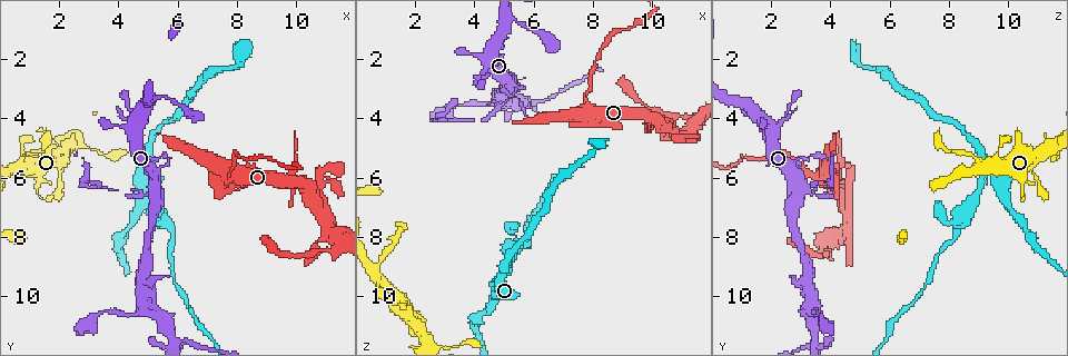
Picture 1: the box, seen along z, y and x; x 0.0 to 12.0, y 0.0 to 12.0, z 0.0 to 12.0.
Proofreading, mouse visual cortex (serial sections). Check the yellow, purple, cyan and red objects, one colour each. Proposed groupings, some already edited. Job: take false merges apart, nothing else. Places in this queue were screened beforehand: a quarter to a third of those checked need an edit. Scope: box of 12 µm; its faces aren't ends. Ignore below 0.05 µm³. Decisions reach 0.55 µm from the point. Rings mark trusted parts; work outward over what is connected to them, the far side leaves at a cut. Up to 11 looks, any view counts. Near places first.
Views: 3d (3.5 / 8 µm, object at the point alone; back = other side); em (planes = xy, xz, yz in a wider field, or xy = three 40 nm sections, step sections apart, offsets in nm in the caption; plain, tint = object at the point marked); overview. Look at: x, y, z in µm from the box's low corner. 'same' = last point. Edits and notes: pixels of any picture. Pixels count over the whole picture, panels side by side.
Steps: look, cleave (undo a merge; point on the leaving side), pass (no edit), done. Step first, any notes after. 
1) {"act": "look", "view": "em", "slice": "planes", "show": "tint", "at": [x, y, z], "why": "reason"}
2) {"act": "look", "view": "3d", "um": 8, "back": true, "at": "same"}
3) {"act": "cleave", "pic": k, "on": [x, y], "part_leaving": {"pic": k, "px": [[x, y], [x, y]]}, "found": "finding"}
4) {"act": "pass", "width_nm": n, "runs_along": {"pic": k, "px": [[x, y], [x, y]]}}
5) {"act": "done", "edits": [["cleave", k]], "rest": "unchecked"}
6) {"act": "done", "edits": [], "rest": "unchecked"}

{"act": "look", "view": "3d", "um": 3.5, "at": [5.2, 6.4, 2.9], "why": "arms part here"}

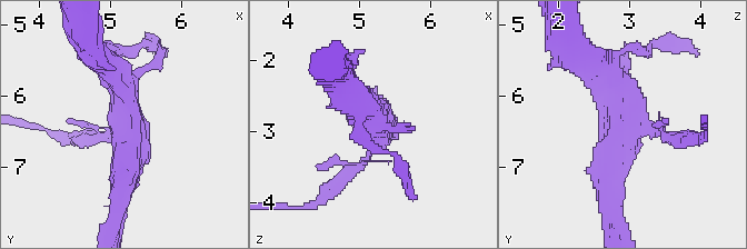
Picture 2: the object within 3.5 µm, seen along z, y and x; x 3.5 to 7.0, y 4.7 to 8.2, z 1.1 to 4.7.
{"act": "look", "view": "em", "slice": "xy", "step": 3, "show": "tint", "at": [5.25, 6.40, 2.90], "why": "shape alone is not enough"}

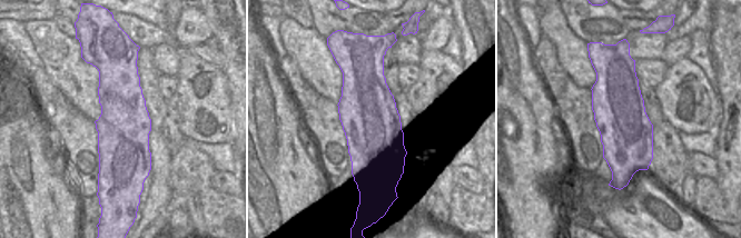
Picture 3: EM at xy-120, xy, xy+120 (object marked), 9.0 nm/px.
{"act": "cleave", "pic": 2, "on": [339, 177], "part_leaving": {"pic": 2, "px": [[645, 128], [670, 138], [705, 131]]}, "found": "a second cell is stuck on"}

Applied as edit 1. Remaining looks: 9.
{"act": "look", "view": "overview"}

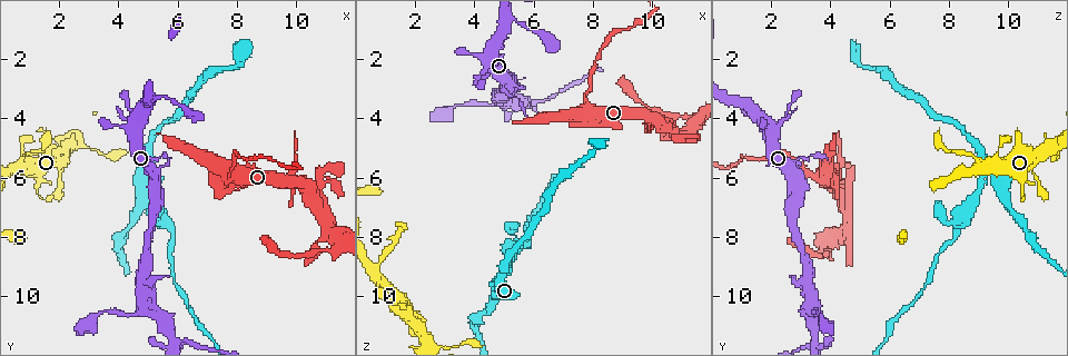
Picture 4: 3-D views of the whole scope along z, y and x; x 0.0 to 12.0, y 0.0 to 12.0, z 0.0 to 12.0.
{"act": "look", "view": "3d", "um": 3.5, "at": [7.8, 6.0, 3.5]}

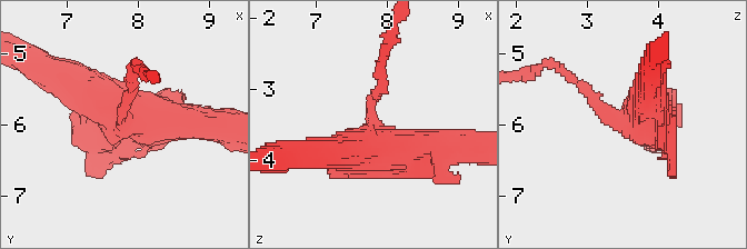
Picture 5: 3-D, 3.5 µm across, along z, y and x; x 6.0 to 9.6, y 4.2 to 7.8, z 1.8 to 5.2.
{"act": "look", "view": "em", "slice": "xy", "step": 3, "show": "plain", "at": [7.80, 6.00, 3.35], "arms": 4, "arm_widths_nm": [150, 400, 600, 600]}

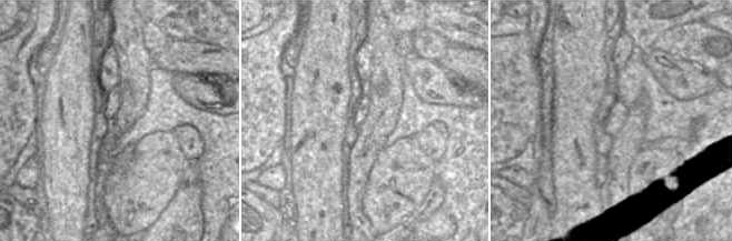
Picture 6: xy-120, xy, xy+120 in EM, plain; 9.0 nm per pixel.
{"act": "look", "view": "em", "slice": "xy", "step": 3, "show": "tint", "at": "same"}

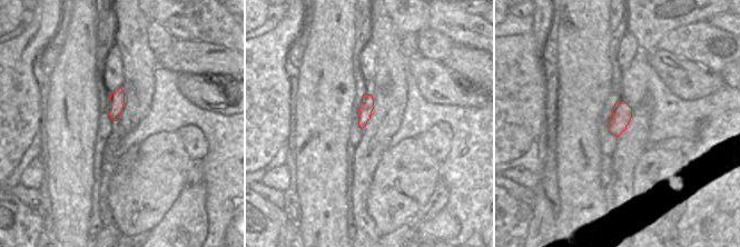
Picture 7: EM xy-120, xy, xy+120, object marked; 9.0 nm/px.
{"act": "cleave", "pic": 5, "on": [96, 163], "part_leaving": {"pic": 5, "px": [[628, 126], [548, 65]]}, "found": "a second cell is stuck on"}

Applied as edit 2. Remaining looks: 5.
{"act": "look", "view": "overview", "why": "see it whole again"}

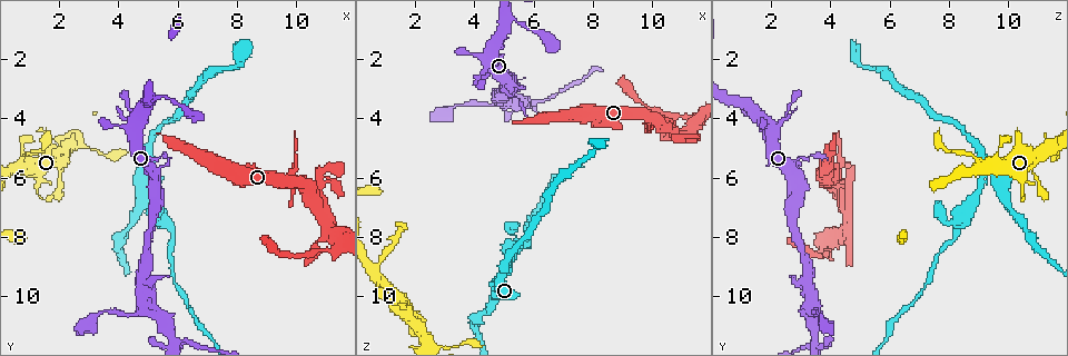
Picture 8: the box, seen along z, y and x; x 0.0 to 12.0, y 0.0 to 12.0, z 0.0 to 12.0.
{"act": "look", "view": "3d", "um": 3.5, "at": [11.4, 7.9, 4.3], "why": "two arms at a narrow angle"}

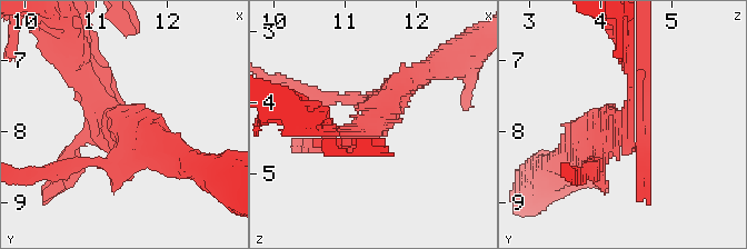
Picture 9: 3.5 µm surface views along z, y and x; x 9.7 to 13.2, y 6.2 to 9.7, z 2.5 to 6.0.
{"act": "pass", "runs_along": {"pic": 9, "px": [[628, 62], [628, 107], [596, 161]]}, "found": "all the same cell"}

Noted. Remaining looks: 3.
{"act": "look", "view": "3d", "um": 3.5, "at": [5.0, 5.1, 9.2], "why": "three-way junction"}

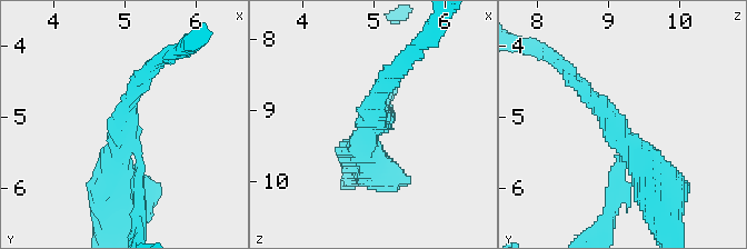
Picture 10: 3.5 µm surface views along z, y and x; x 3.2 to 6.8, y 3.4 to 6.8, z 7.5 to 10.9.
{"act": "look", "view": "em", "slice": "xy", "step": 1, "show": "tint", "at": [4.95, 5.15, 9.10], "arms": 3, "arm_widths_nm": [200, 200, 500]}

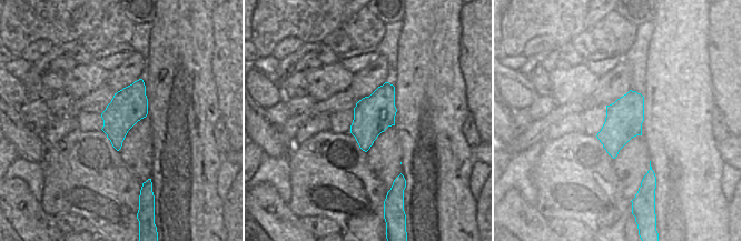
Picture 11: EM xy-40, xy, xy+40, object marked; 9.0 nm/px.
{"act": "cleave", "pic": 10, "on": [616, 201], "width_nm": 340, "part_leaving": {"pic": 10, "px": [[620, 166], [604, 231]]}, "found": "a second cell is stuck on"}

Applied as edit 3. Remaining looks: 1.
{"act": "done", "edits": [["cleave", 2], ["cleave", 5], ["cleave", 10]], "rest": "unchecked"}

